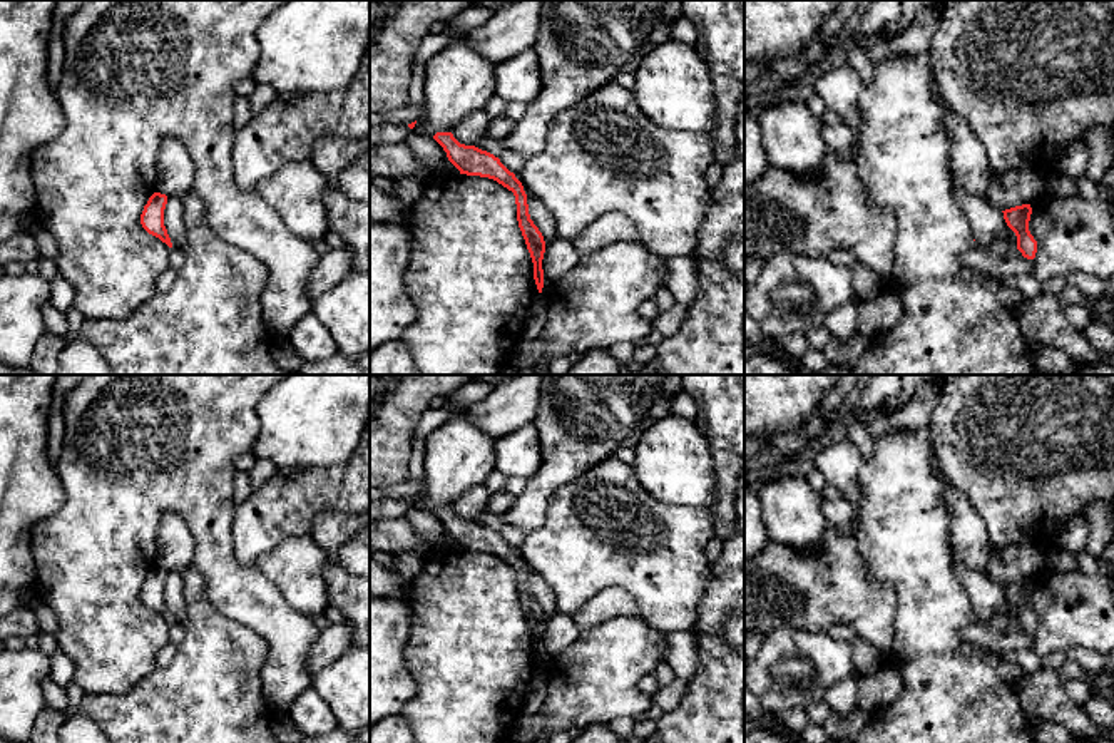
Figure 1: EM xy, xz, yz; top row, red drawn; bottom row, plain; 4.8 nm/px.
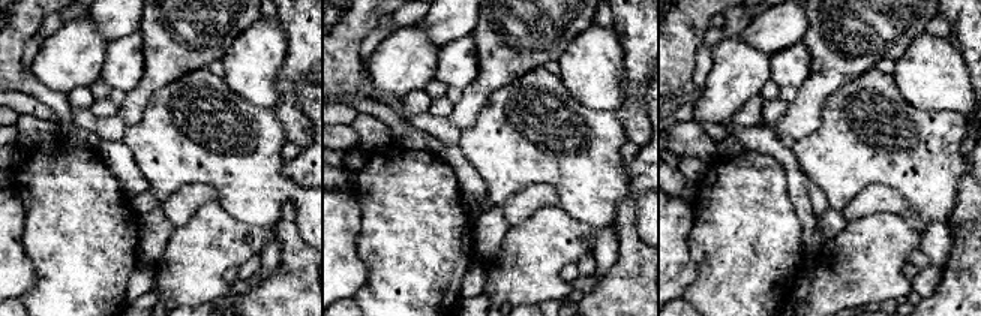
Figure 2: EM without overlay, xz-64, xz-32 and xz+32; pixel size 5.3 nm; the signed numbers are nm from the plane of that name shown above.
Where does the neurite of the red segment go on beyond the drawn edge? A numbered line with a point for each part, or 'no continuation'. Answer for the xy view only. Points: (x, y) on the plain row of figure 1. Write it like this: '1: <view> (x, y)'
no continuation

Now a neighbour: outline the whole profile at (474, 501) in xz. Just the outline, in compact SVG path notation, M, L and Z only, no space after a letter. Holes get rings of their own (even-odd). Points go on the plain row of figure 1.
M480 484L465 490L452 509L460 519L475 520L475 517L487 509L488 499L490 492Z

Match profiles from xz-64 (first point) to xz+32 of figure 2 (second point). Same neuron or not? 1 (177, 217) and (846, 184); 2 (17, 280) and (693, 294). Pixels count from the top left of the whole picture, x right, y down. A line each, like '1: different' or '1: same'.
1: different
2: different

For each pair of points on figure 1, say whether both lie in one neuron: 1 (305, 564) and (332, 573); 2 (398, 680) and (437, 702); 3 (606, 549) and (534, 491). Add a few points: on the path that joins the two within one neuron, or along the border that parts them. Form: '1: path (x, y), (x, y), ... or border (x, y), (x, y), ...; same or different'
1: border (310, 534), (327, 556), (325, 588), (328, 603); different
2: border (403, 653), (415, 695), (398, 713); different
3: border (579, 476), (554, 494), (546, 521), (527, 534); different

